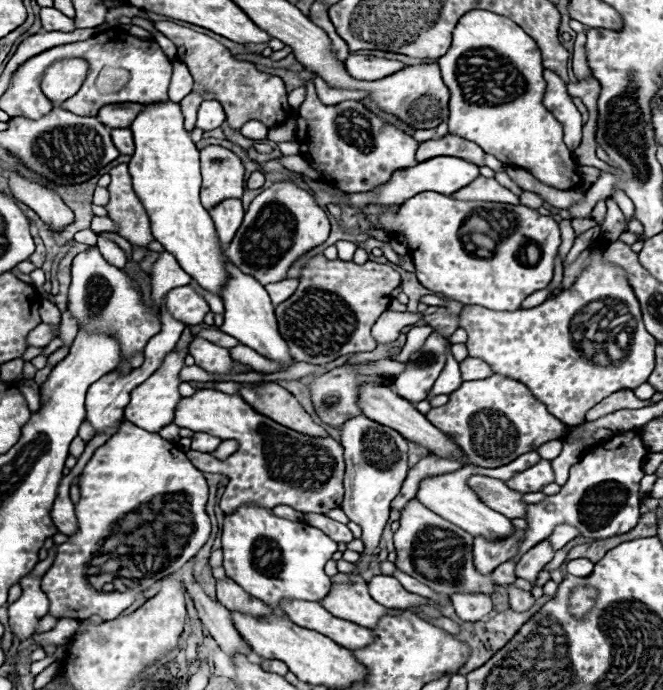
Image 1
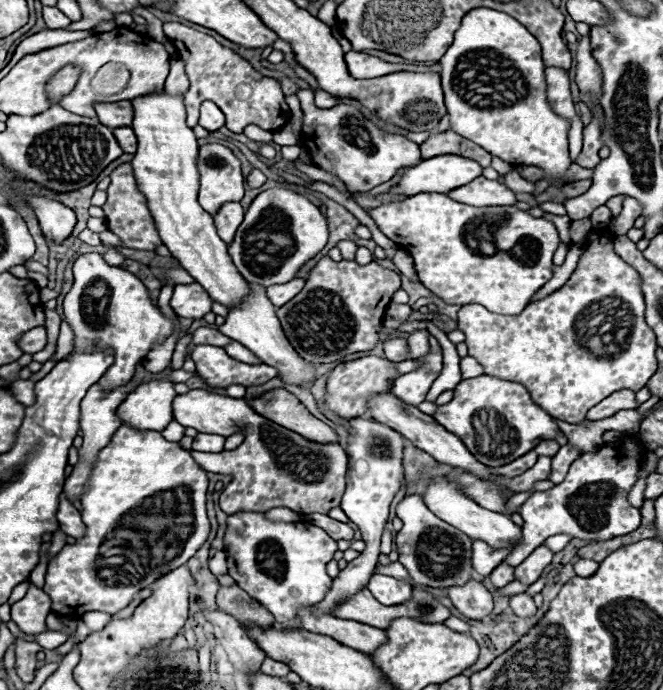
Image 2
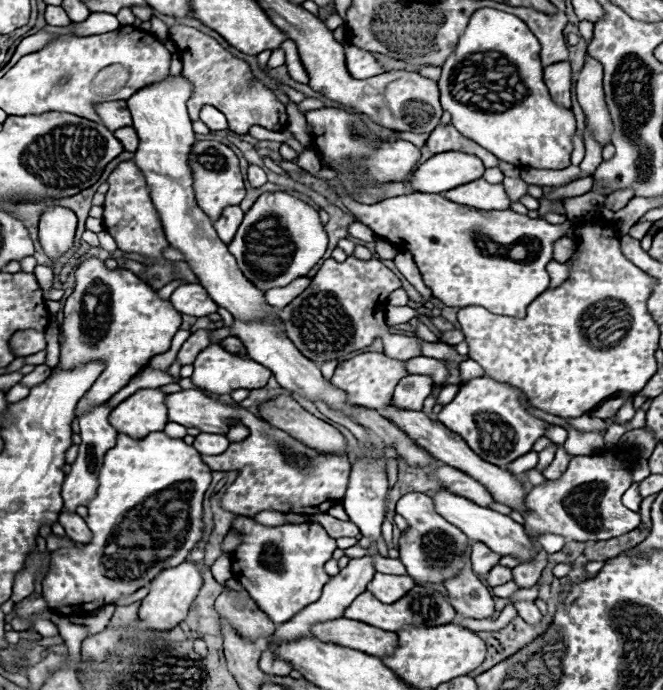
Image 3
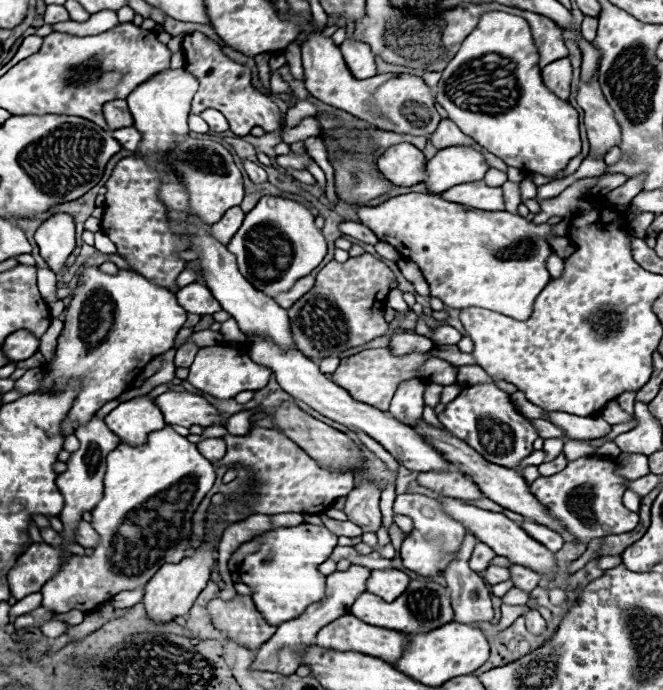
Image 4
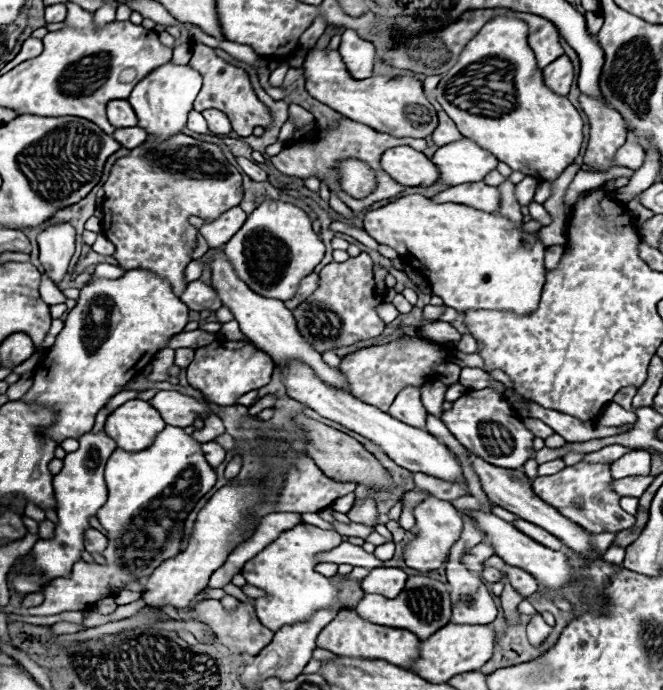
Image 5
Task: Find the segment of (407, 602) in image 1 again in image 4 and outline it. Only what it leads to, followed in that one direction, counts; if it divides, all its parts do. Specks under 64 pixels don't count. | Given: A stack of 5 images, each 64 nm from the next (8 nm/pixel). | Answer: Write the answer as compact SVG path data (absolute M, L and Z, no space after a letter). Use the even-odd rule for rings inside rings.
M372 570L366 590L384 598L386 602L396 600L408 586L410 576L402 570Z

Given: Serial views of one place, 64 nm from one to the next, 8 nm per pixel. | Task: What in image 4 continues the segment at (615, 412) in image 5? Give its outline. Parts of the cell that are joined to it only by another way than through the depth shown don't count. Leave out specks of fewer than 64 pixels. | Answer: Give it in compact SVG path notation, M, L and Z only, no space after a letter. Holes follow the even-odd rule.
M614 400L608 402L608 404L602 408L600 416L602 416L608 424L622 424L622 422L630 422L630 420L634 420L634 414L624 412Z

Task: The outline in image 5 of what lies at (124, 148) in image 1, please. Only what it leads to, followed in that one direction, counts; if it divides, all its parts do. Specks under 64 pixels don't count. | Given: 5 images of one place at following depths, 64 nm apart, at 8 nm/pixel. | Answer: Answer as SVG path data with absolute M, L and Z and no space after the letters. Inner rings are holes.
M134 126L134 128L118 128L118 130L114 132L114 138L116 138L124 148L128 148L128 150L140 146L140 144L146 140L146 136L148 136L148 134L146 134L142 128L138 128L138 126Z

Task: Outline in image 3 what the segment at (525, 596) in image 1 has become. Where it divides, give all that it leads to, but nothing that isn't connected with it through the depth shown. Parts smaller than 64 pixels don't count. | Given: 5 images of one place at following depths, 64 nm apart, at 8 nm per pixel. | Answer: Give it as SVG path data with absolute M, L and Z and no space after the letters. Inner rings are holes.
M516 602L514 606L516 606L518 614L520 614L528 624L532 624L532 626L540 624L542 614L540 614L540 610L536 608L536 604L534 604L534 602Z

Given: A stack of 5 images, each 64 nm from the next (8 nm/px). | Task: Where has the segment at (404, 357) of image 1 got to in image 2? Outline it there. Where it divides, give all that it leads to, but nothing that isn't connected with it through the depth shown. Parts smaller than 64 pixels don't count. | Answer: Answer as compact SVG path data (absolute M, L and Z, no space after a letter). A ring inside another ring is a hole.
M416 330L416 332L412 332L410 338L408 338L408 346L410 346L410 356L408 356L408 358L426 356L426 354L430 352L428 332L426 332L426 330Z

